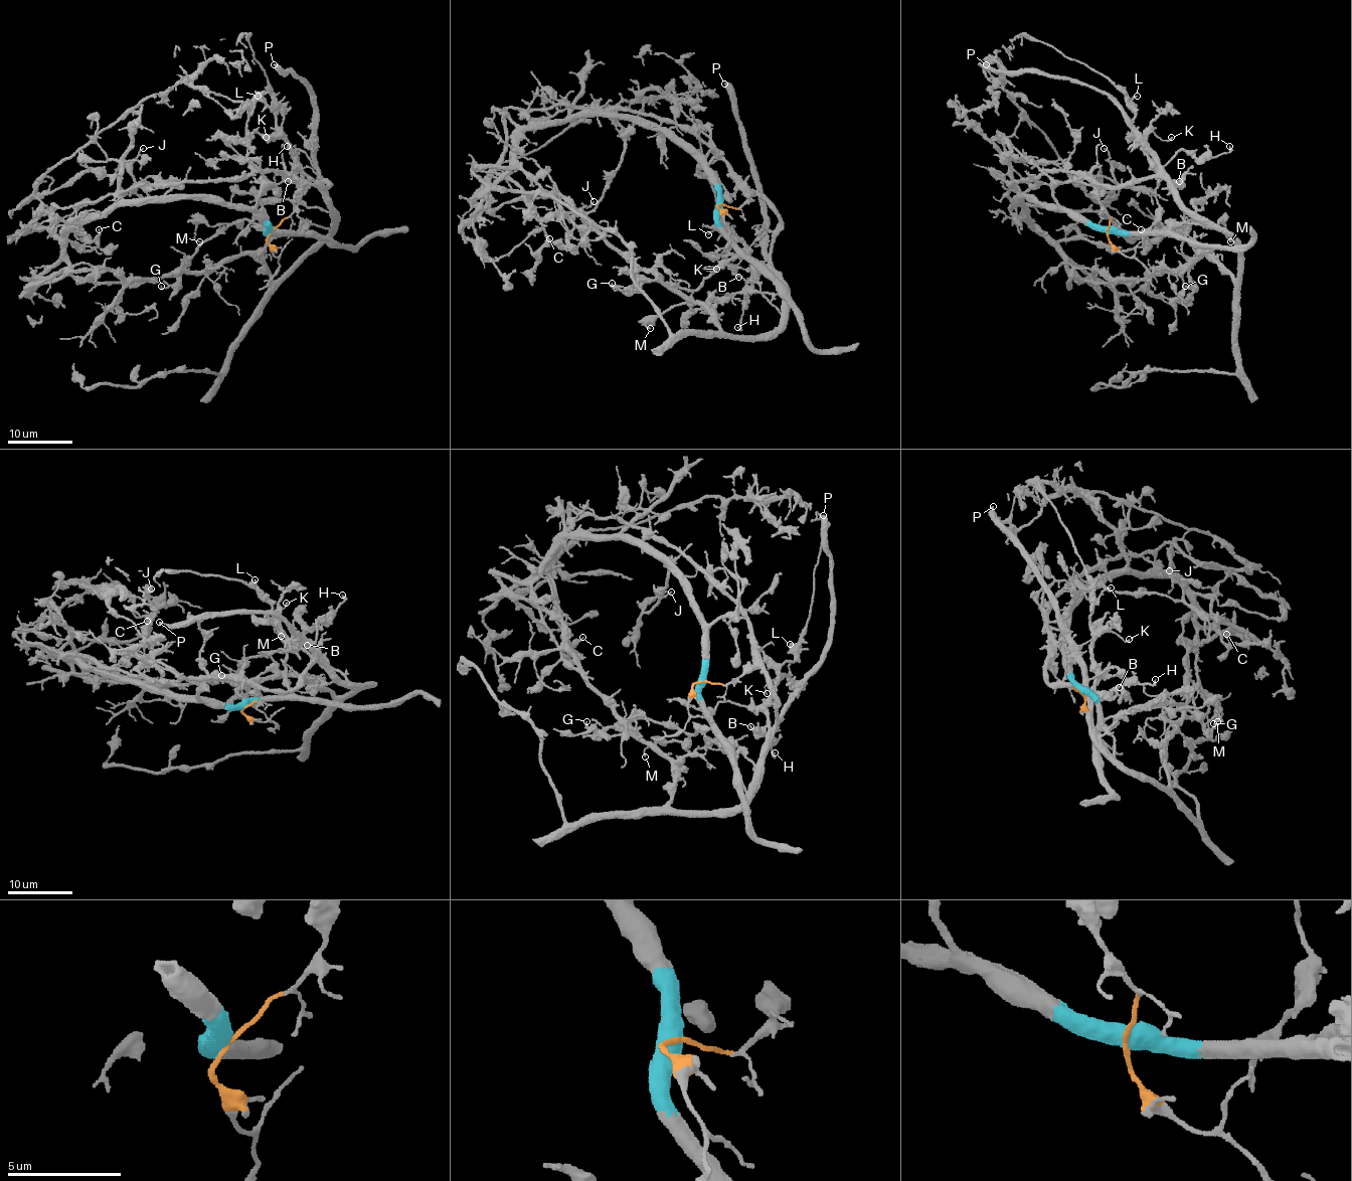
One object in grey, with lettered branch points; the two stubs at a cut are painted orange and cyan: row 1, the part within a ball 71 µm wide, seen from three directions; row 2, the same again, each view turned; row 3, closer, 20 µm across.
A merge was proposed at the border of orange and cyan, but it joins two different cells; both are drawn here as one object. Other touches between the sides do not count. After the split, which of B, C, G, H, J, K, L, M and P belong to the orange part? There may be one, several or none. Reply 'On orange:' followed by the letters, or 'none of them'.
On orange: B, H, K, L, P

